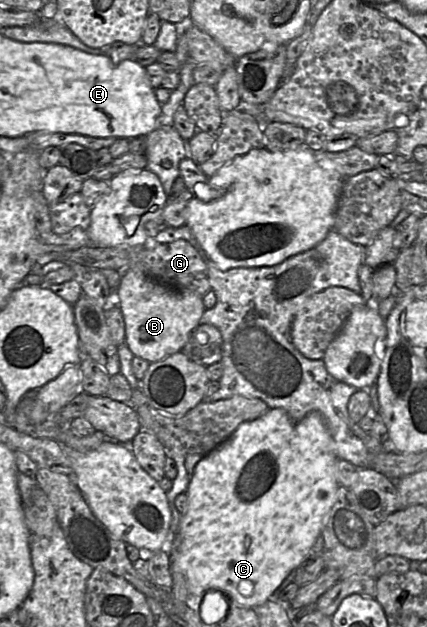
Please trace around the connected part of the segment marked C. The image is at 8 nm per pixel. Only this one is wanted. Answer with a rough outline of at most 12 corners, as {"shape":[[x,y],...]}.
{"shape":[[319,412],[241,423],[196,464],[175,562],[249,609],[339,486]]}

